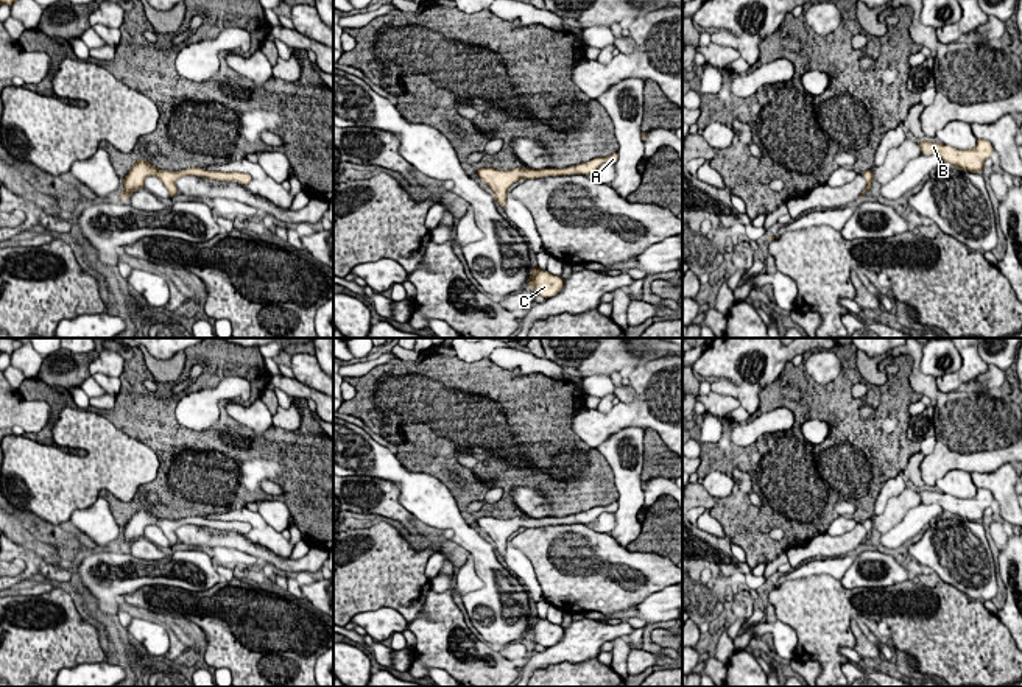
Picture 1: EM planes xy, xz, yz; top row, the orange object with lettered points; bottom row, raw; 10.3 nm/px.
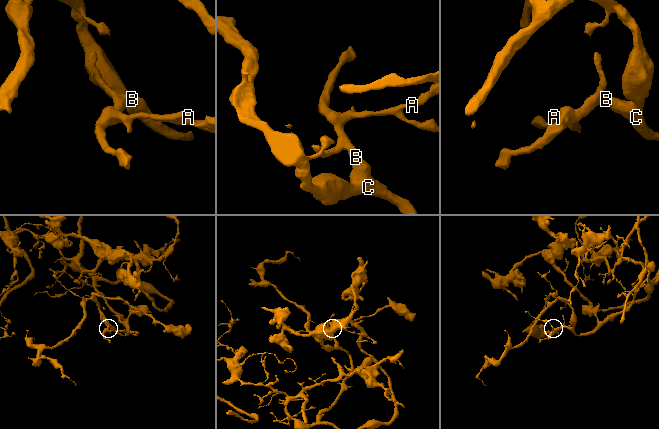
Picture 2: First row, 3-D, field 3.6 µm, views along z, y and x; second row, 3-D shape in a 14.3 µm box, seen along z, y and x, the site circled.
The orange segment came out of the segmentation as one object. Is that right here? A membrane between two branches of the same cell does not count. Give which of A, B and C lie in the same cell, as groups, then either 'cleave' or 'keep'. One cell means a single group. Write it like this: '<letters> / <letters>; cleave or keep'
A / B C; cleave

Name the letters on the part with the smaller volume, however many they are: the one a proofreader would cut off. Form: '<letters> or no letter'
A

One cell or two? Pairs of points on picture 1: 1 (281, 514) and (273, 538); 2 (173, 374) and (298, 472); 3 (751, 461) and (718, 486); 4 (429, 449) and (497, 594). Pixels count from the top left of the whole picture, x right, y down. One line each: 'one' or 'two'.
1: two
2: two
3: two
4: two

